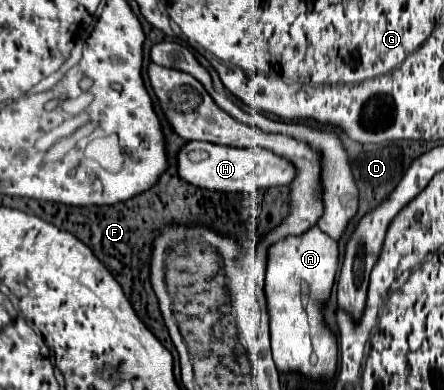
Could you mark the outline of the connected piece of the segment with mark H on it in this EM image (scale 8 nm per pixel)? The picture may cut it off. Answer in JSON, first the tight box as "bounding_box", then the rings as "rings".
{"bounding_box":[178,142,296,194],"rings":[[[188,142],[178,154],[178,174],[182,180],[208,190],[220,192],[248,192],[256,194],[260,188],[288,186],[296,178],[294,164],[280,158],[266,148],[228,148],[212,142]]]}

